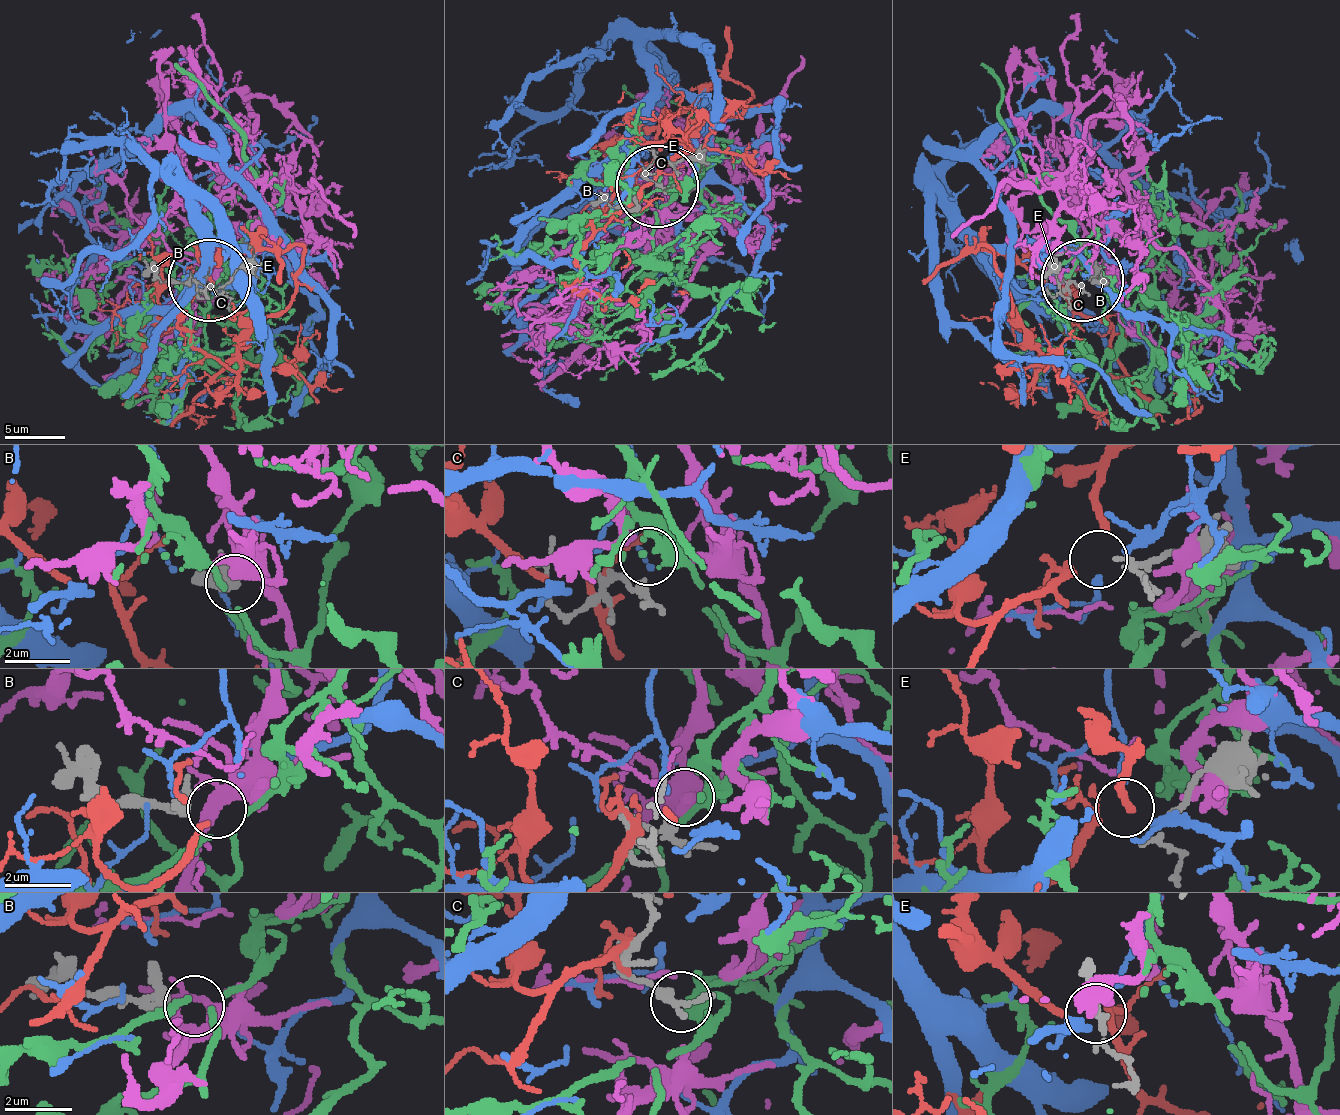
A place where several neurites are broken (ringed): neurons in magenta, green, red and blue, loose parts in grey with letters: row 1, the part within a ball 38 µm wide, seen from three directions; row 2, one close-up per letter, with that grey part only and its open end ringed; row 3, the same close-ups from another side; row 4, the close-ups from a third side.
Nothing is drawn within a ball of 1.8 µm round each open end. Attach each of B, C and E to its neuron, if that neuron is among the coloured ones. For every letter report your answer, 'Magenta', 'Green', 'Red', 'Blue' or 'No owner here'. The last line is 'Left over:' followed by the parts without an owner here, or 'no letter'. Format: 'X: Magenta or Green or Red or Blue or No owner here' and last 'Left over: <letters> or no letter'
B: No owner here
C: Green
E: Red
Left over: B

